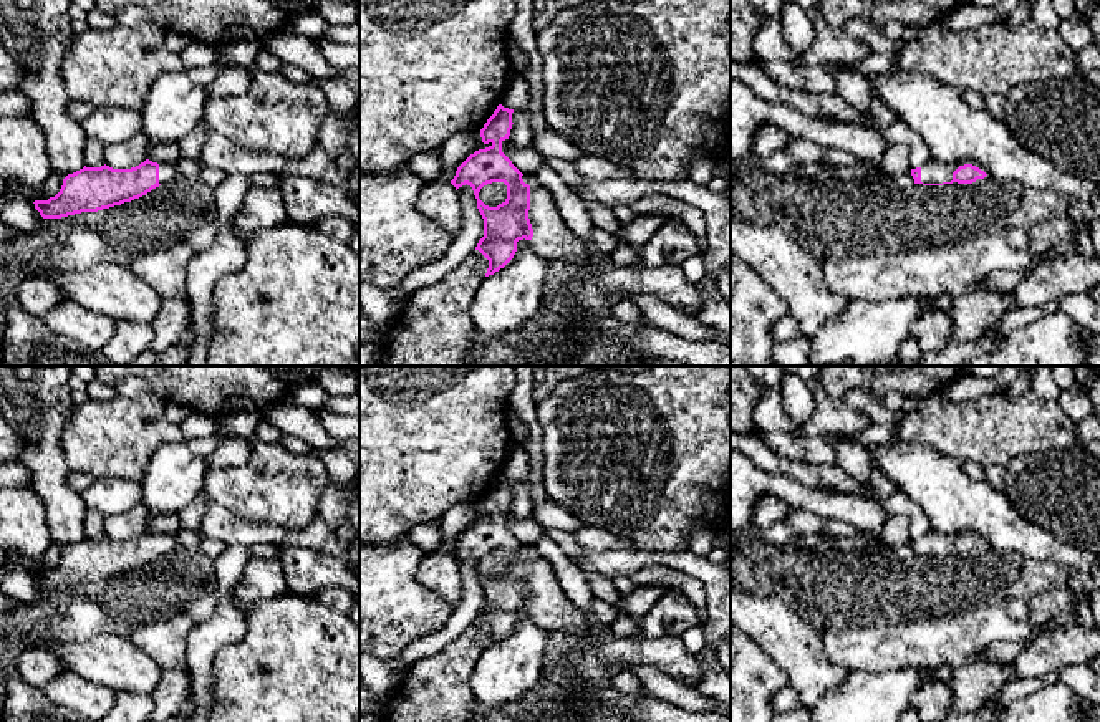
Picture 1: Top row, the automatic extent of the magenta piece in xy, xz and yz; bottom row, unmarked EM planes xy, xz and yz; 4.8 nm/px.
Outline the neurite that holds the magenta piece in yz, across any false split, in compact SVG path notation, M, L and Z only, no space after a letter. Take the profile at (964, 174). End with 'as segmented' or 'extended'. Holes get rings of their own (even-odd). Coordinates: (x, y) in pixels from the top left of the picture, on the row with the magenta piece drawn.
M929 159L924 166L911 169L914 184L943 185L943 184L972 184L987 174L972 164L958 166Z | extended

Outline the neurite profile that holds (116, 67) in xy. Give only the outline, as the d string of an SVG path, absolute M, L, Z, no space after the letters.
M151 22L75 33L61 66L71 103L141 113L161 75L186 70L179 53L166 46L166 31Z

